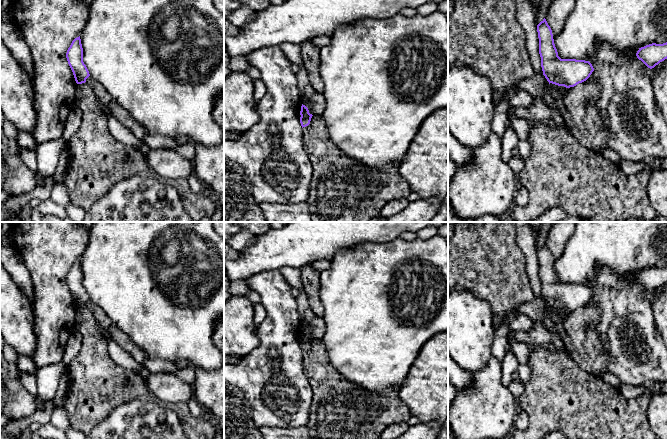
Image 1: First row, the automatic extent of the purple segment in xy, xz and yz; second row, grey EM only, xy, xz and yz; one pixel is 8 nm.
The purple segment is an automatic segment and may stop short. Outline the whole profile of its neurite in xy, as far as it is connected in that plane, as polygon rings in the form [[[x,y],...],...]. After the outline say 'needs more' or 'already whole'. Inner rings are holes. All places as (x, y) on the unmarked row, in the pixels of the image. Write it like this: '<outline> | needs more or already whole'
[[[80,260],[72,265],[70,271],[67,274],[66,282],[73,296],[76,307],[85,307],[90,298],[83,286],[83,272]]] | already whole

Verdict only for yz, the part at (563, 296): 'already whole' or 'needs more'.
already whole

